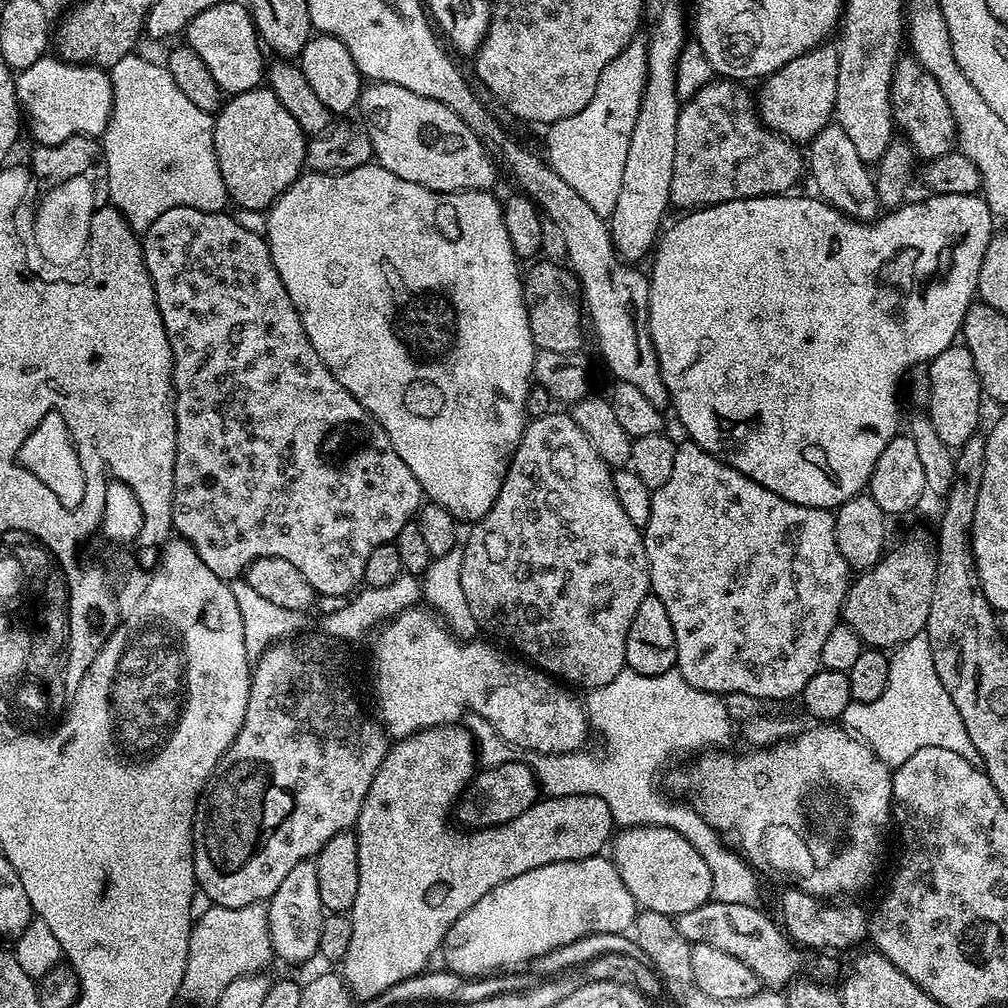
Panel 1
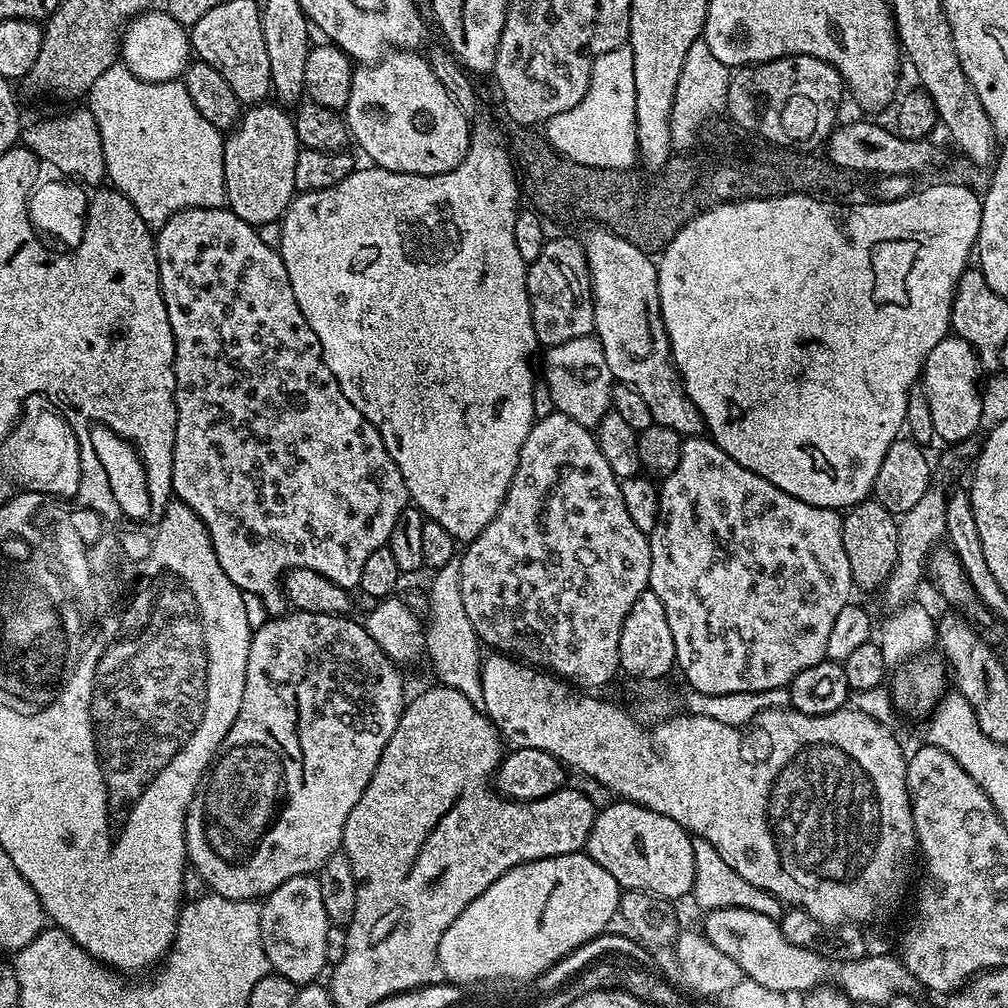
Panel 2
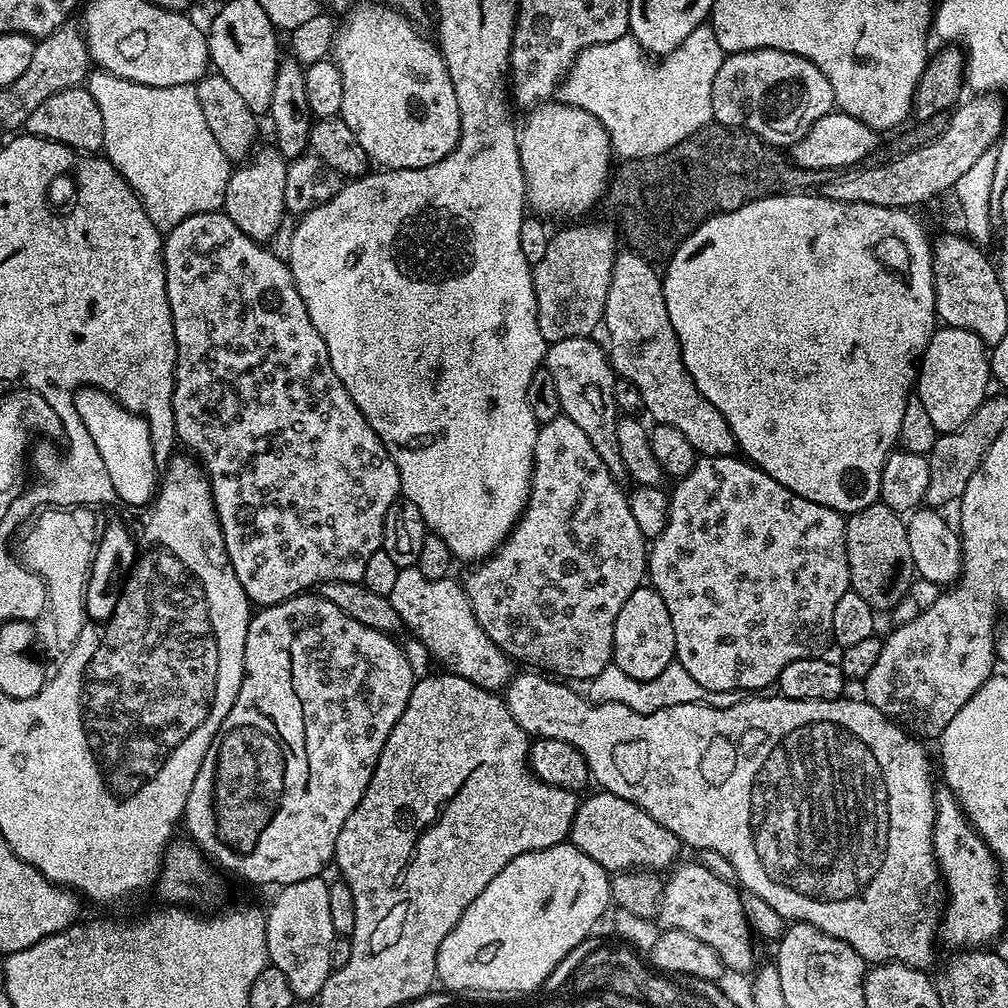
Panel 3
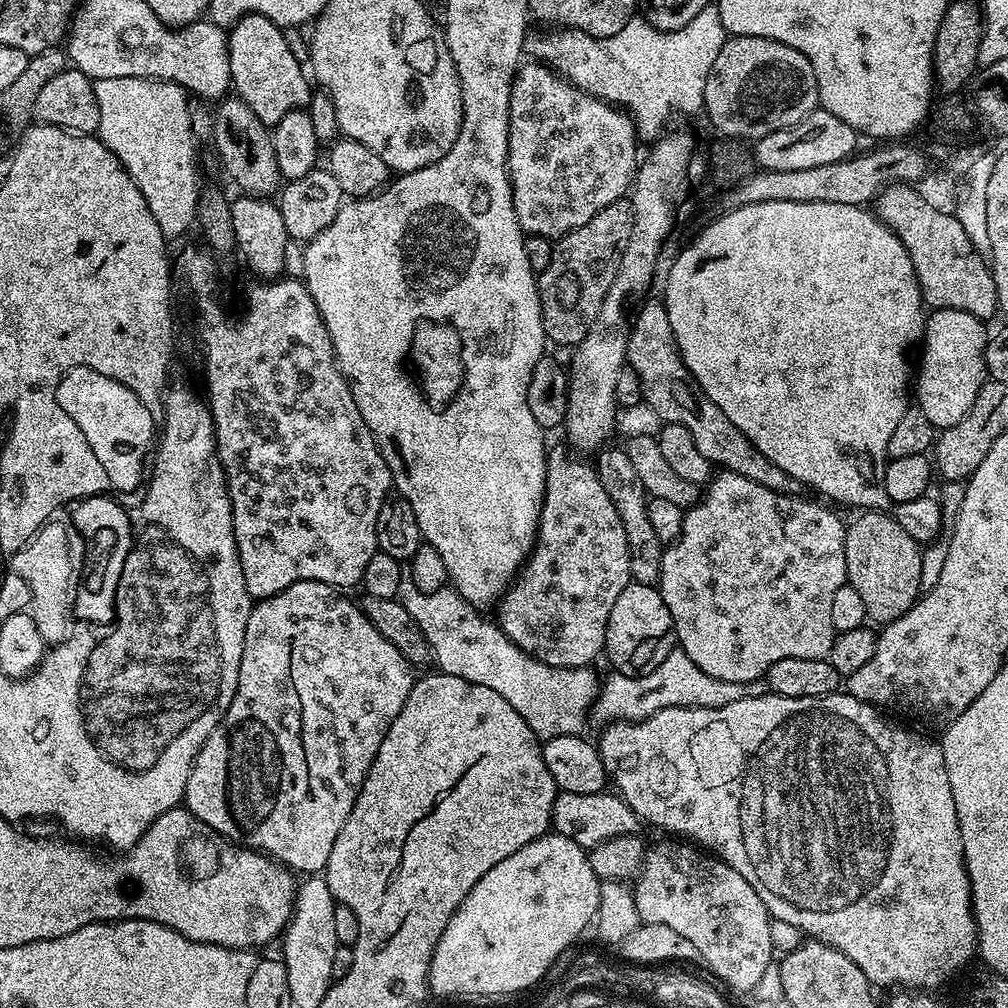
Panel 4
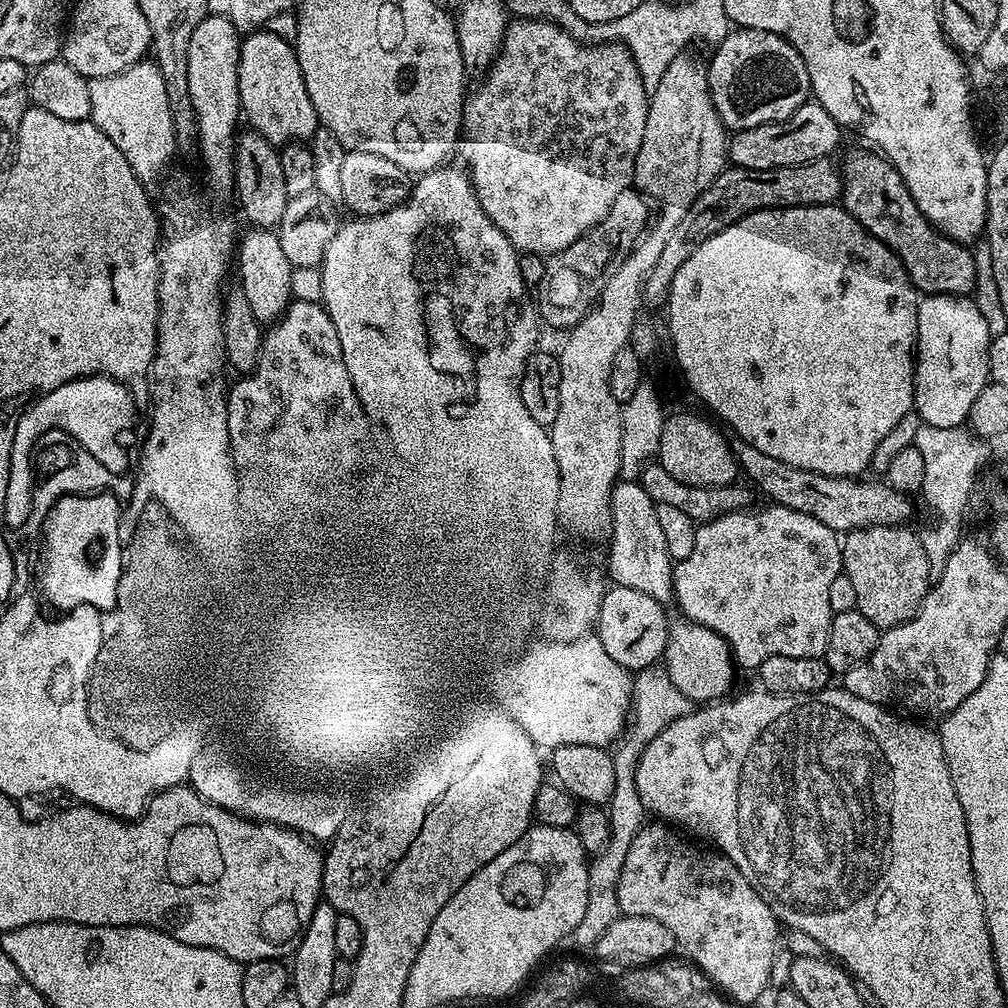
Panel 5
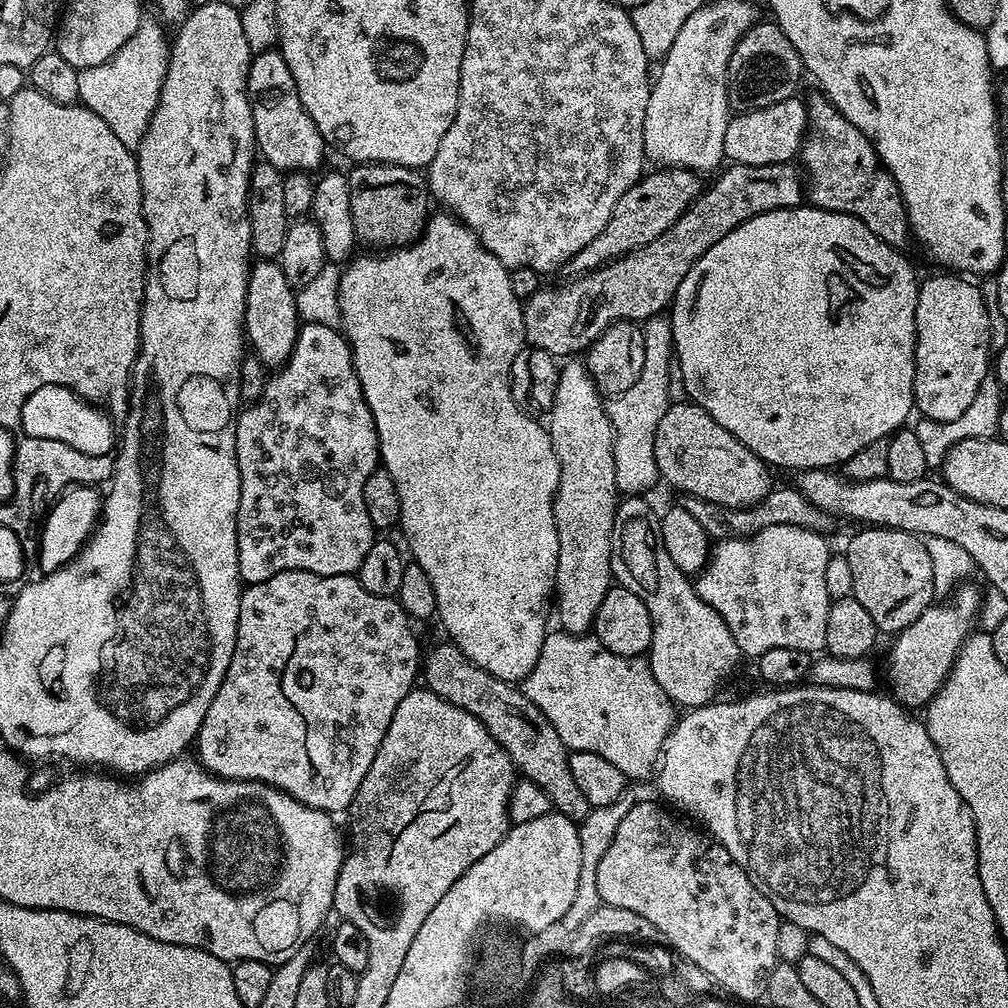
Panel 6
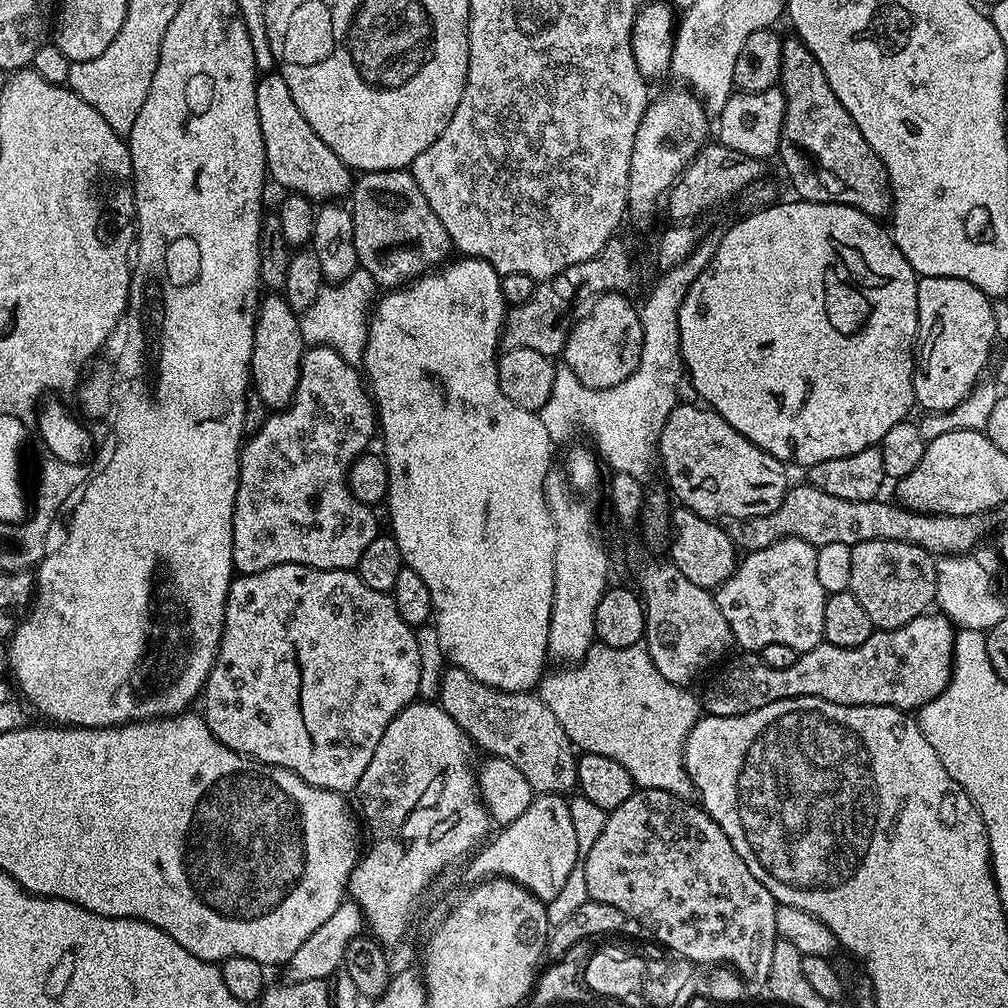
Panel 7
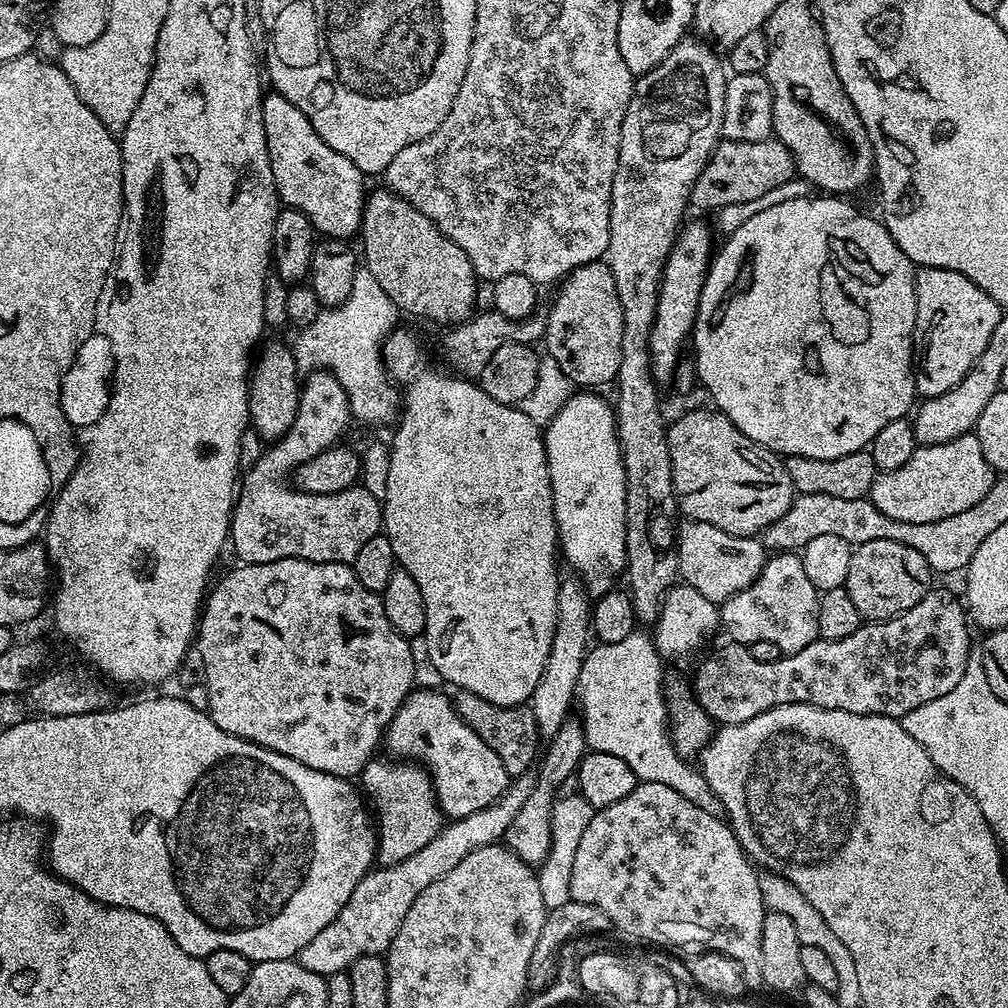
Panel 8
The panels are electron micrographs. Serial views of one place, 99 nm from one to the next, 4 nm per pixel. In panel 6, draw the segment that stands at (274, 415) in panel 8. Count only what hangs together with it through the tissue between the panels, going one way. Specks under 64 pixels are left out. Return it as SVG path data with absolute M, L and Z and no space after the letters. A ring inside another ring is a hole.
M257 259L248 269L248 297L244 311L244 334L247 343L254 351L255 359L261 360L264 367L275 370L285 364L294 350L294 342L300 333L302 323L296 309L297 289L286 282L276 260Z

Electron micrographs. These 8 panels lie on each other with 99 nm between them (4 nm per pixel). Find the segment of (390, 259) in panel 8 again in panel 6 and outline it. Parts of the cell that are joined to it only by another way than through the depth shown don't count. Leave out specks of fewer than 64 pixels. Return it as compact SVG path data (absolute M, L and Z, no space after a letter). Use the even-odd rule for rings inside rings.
M360 162L353 172L347 173L350 186L350 214L354 214L354 230L357 241L361 245L369 244L372 250L391 250L416 240L430 215L430 193L425 177L419 171L401 168L398 164L377 164L375 162Z

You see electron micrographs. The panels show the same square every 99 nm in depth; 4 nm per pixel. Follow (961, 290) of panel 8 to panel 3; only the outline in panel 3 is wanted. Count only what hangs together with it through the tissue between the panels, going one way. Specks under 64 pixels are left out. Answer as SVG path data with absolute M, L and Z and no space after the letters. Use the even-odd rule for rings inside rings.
M937 327L920 357L914 385L915 399L926 406L937 434L958 430L968 421L970 414L974 414L989 395L991 375L990 352L978 334L961 328Z

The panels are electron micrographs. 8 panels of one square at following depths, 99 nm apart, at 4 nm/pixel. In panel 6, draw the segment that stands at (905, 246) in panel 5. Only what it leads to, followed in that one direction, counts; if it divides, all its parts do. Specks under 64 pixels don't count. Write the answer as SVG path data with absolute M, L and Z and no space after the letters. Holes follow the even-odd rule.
M827 96L807 97L808 129L800 145L799 163L806 177L806 196L817 208L850 214L861 220L882 242L903 249L910 240L908 208L894 178L880 161L872 141L837 110Z

